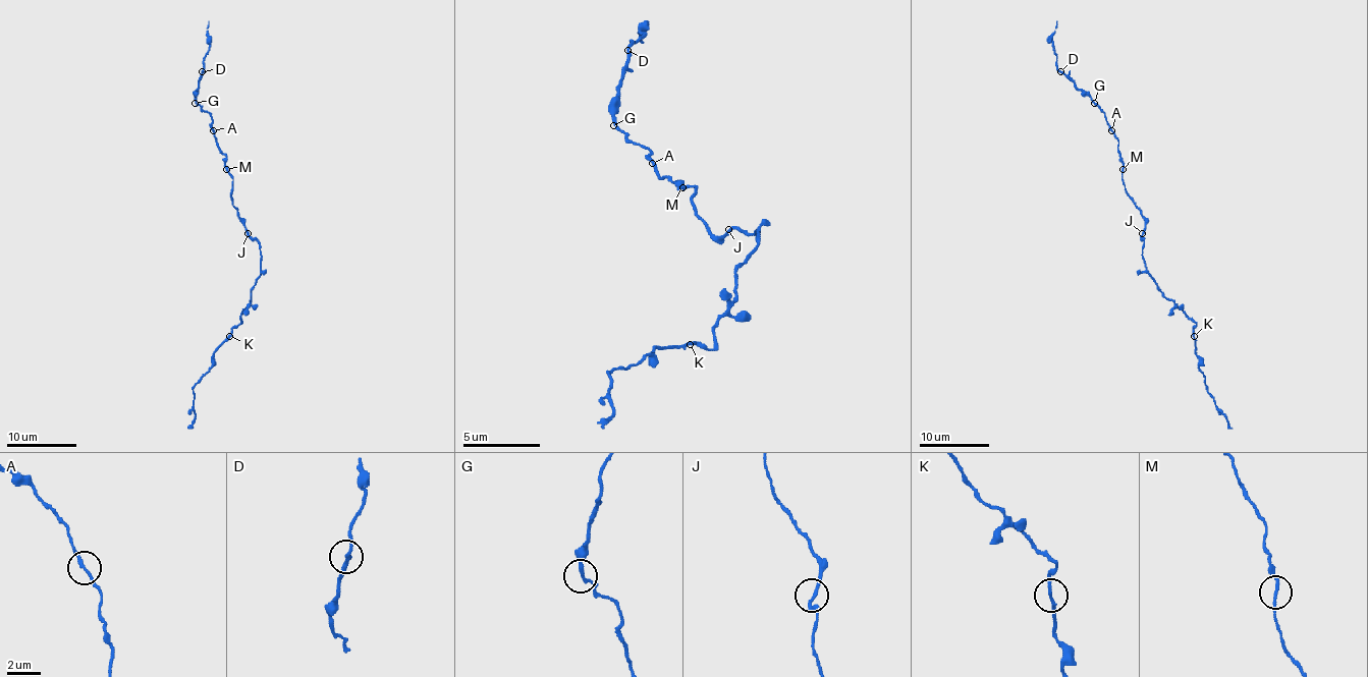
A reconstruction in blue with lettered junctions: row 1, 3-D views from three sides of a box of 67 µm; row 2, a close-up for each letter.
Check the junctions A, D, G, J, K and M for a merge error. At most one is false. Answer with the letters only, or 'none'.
none

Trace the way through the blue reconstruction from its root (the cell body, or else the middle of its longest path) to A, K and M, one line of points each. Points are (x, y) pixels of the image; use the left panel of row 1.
A: (248, 230), (233, 206), (233, 176), (224, 164), (226, 157), (212, 130)
K: (248, 230), (261, 250), (261, 275), (253, 285), (251, 303), (241, 312), (240, 322), (231, 329), (229, 336)
M: (248, 230), (233, 206), (233, 176), (226, 169)

